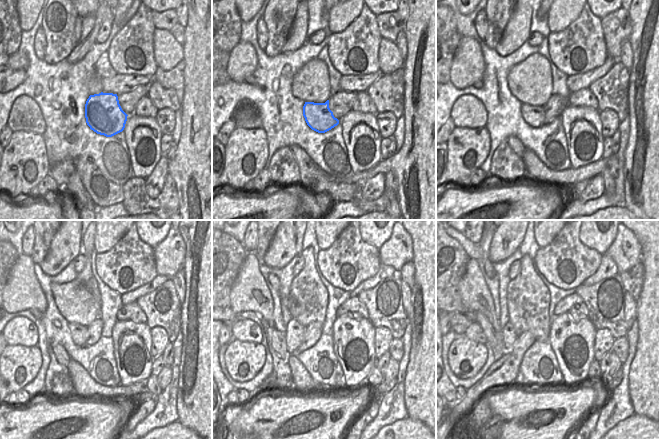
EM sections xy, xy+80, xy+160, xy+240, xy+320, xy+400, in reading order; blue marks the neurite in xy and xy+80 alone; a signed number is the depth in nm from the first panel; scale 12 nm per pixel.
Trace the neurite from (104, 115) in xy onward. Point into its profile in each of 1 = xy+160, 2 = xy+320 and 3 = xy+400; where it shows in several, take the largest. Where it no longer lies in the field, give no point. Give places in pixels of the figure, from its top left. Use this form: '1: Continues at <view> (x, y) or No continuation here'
1: Continues at xy+160 (534, 116)
2: Continues at xy+320 (294, 332)
3: Continues at xy+400 (509, 334)

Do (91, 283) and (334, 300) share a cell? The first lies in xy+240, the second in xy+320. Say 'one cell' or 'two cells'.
two cells

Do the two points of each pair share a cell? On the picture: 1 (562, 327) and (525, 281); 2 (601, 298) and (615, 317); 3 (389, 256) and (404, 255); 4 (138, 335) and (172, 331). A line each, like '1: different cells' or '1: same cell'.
1: different cells
2: same cell
3: same cell
4: different cells

